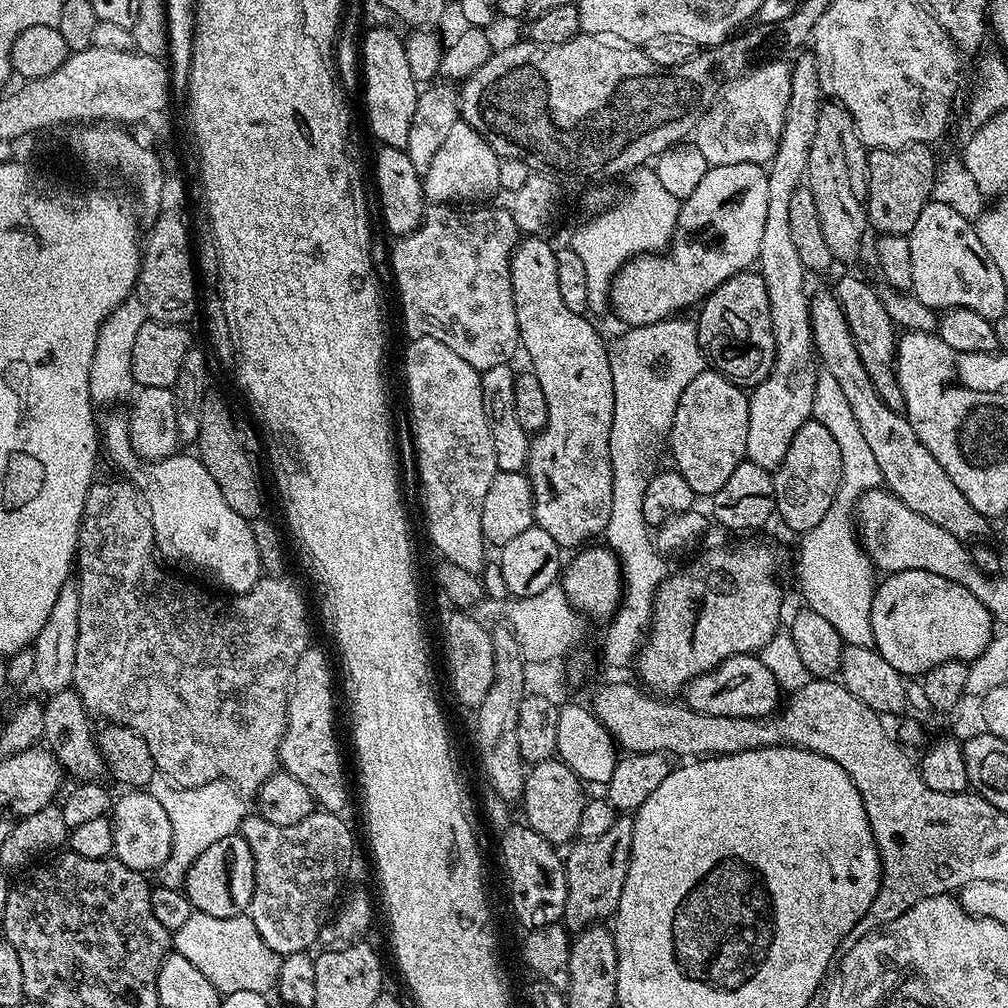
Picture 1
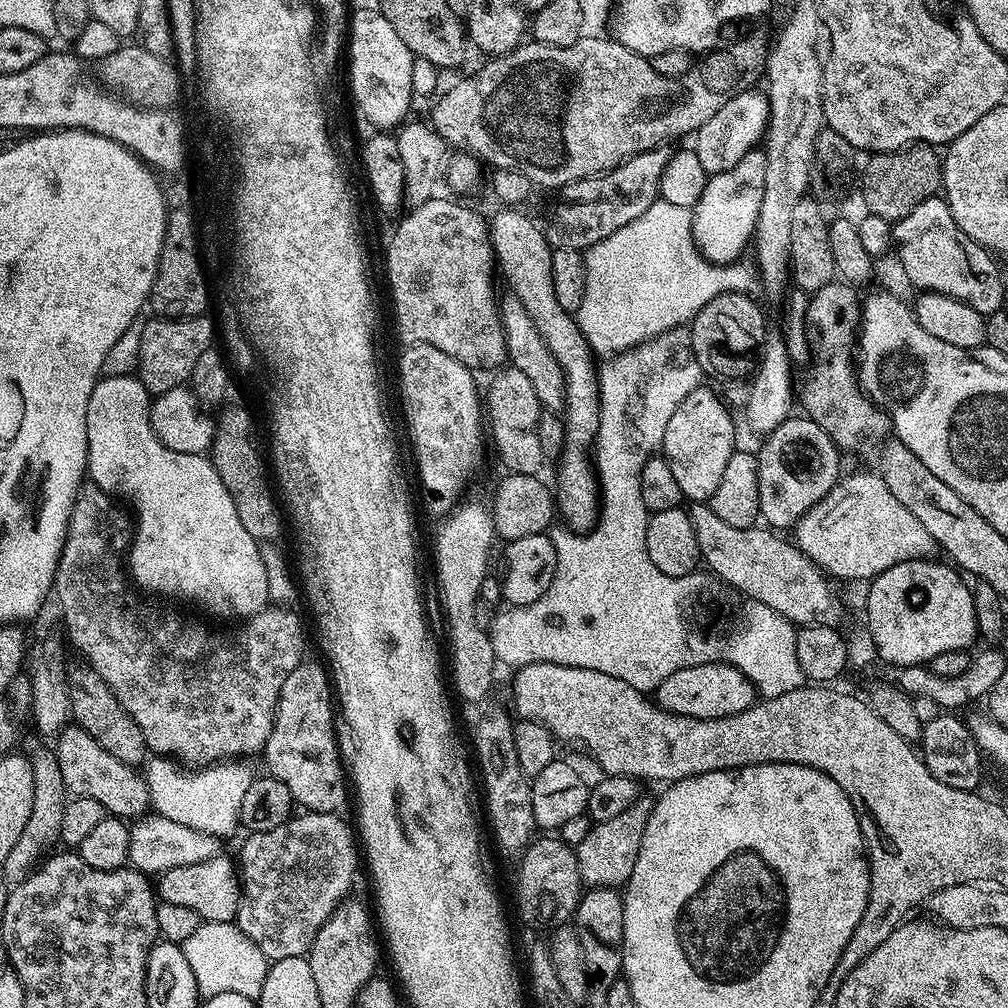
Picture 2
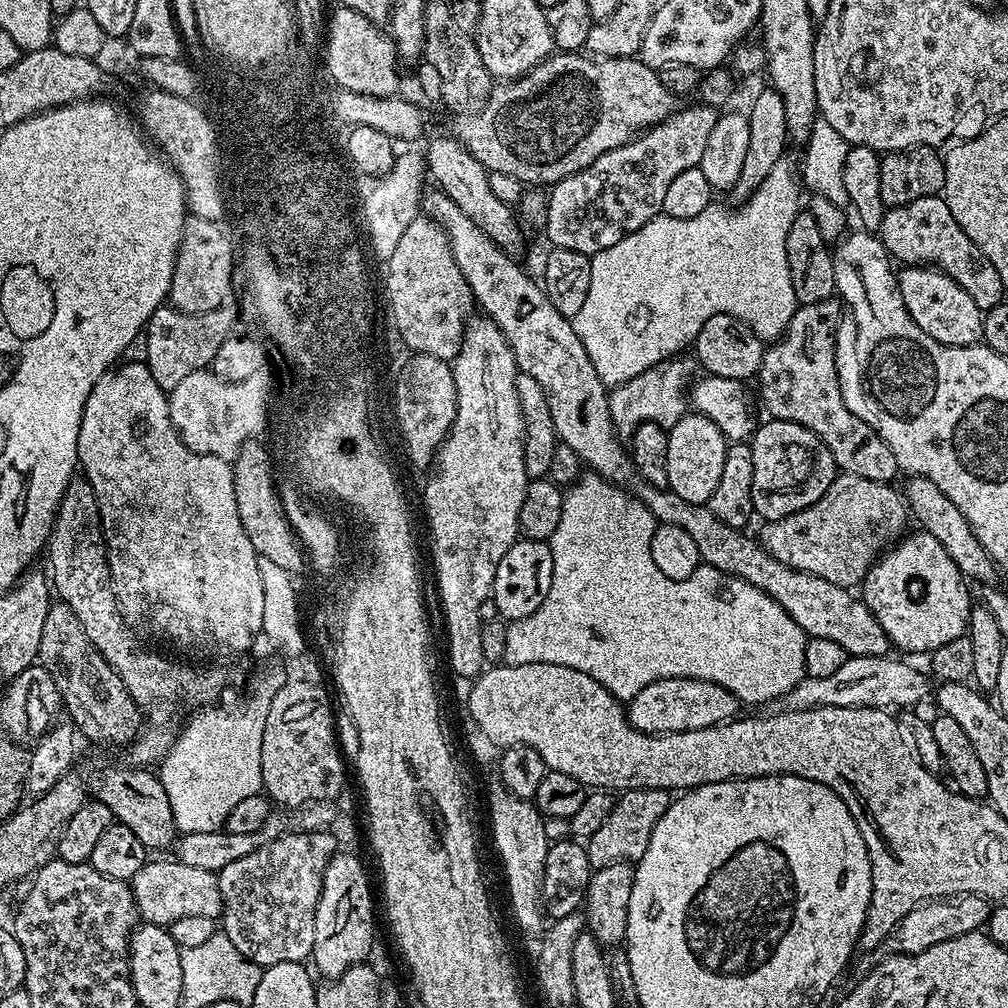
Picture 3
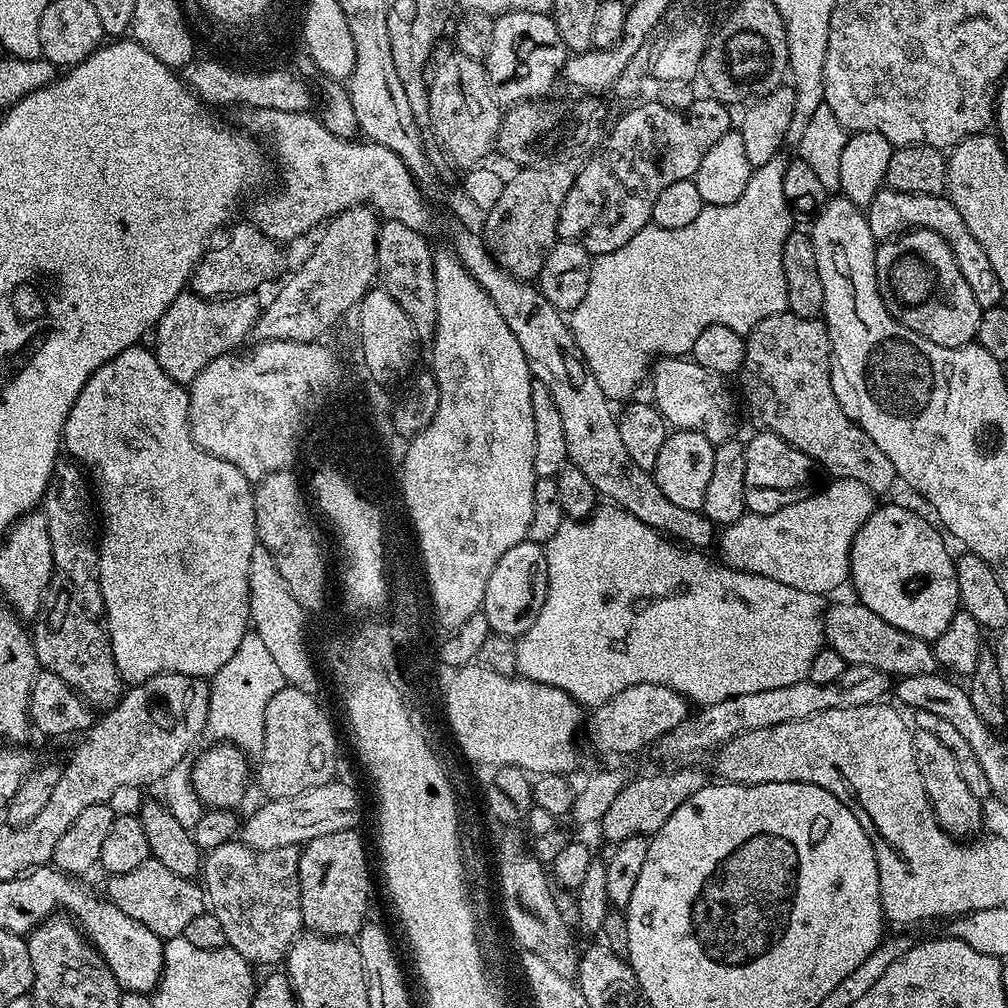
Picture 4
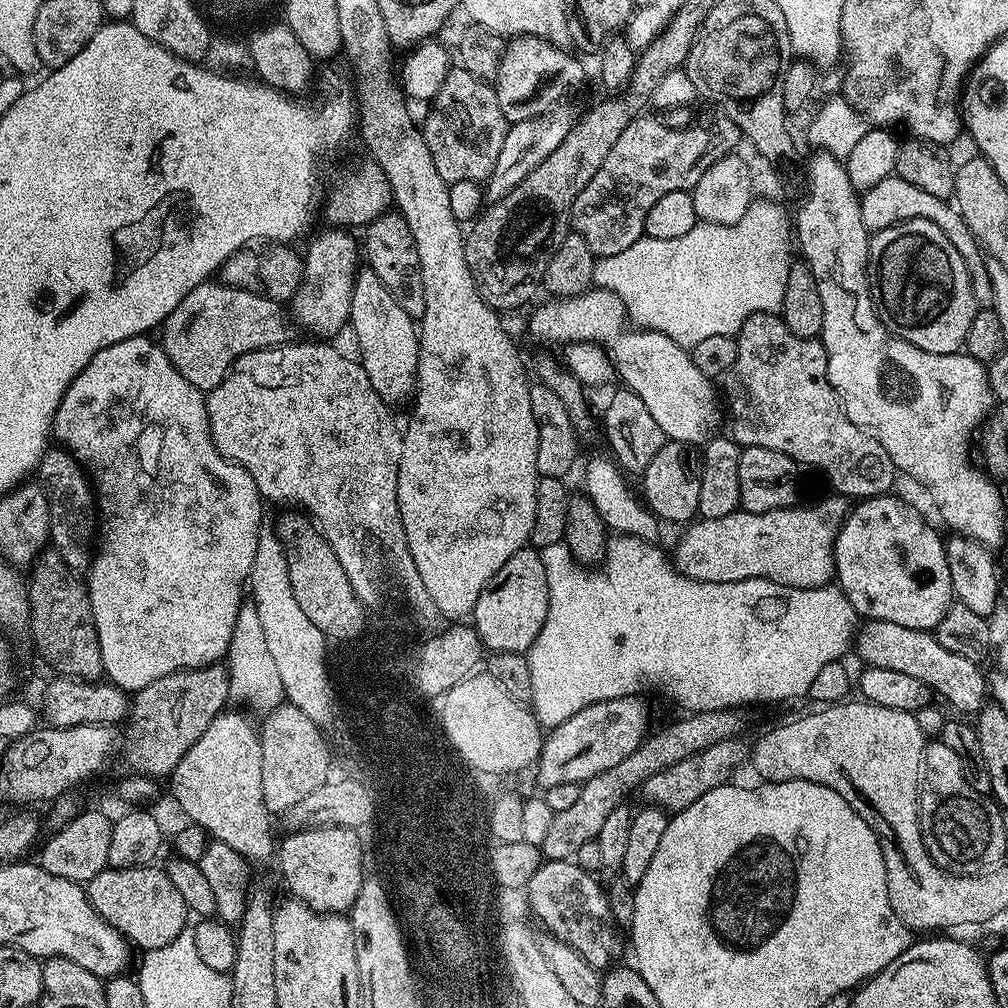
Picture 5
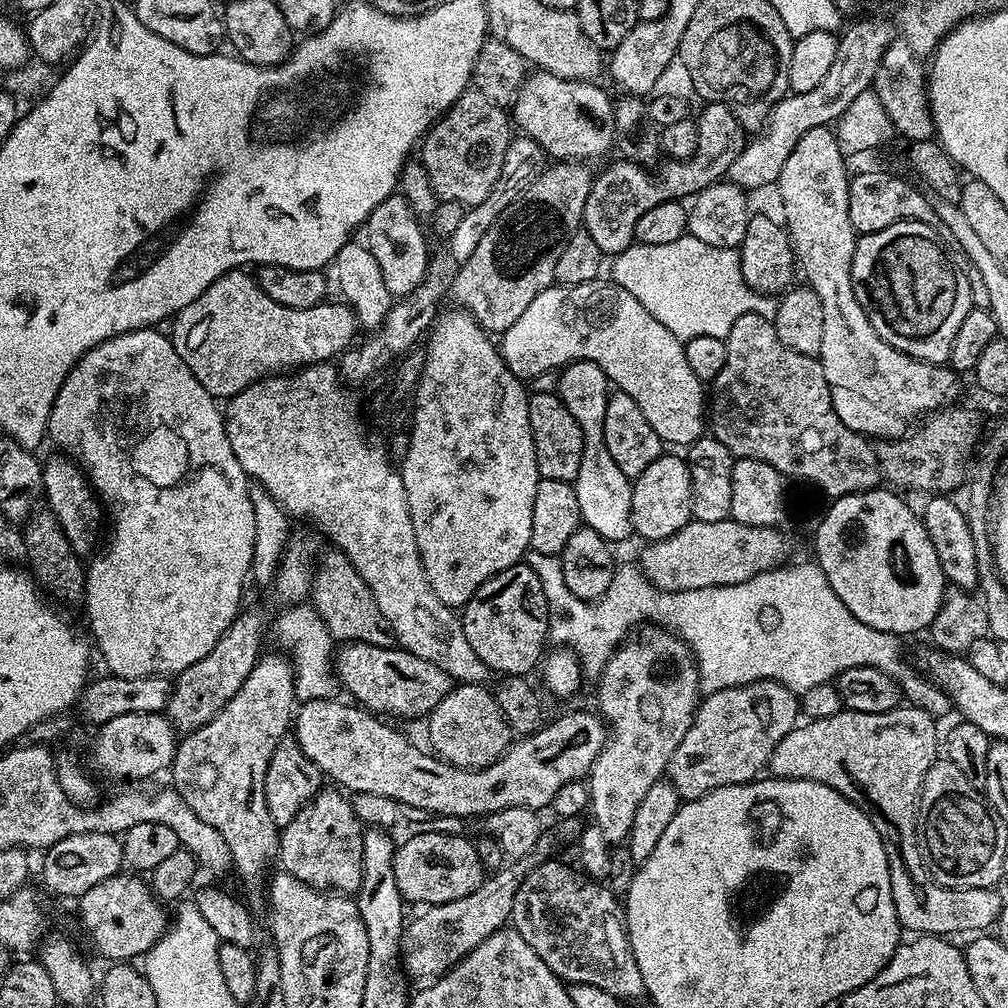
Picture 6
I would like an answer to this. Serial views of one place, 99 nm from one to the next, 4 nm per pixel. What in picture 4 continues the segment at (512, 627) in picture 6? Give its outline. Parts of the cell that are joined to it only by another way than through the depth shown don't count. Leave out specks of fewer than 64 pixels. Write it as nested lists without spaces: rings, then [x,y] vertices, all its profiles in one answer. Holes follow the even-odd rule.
[[[530,539],[518,542],[518,546],[510,546],[510,550],[498,558],[498,566],[494,566],[490,582],[486,582],[482,609],[491,631],[498,636],[513,638],[526,634],[526,630],[534,626],[534,618],[538,618],[542,602],[546,602],[547,589],[548,571],[543,547]]]

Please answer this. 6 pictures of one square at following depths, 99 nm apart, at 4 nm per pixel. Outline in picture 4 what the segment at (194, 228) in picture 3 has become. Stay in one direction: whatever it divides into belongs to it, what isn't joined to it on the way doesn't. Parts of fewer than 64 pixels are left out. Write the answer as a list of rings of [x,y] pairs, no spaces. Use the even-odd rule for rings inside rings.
[[[243,222],[221,244],[215,244],[205,251],[192,271],[190,288],[195,295],[223,298],[252,294],[257,291],[255,288],[262,287],[267,280],[279,281],[285,275],[284,252],[280,249],[283,247],[277,241],[264,236],[252,223]]]

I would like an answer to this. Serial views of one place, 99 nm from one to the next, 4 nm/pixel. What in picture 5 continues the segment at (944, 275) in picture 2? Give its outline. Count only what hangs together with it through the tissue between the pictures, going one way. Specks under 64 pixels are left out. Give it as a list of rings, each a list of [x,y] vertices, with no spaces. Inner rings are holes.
[[[893,174],[862,192],[860,209],[862,210],[862,222],[870,234],[881,232],[895,224],[905,224],[907,220],[913,220],[914,218],[934,222],[934,226],[938,226],[938,230],[942,230],[942,234],[946,234],[946,238],[950,238],[954,250],[958,250],[958,254],[962,254],[962,262],[966,262],[968,267],[977,305],[980,308],[991,308],[992,287],[990,286],[990,274],[986,274],[986,266],[984,265],[986,258],[982,253],[980,241],[970,230],[970,226],[966,226],[966,222],[960,217],[959,210],[949,201],[934,198],[934,194],[926,194],[926,190],[918,190],[918,186],[913,186],[901,176]]]

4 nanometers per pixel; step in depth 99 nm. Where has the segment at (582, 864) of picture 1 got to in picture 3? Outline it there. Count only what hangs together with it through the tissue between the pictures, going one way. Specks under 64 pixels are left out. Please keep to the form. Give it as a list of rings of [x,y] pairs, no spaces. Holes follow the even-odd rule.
[[[629,788],[621,791],[618,799],[613,803],[610,814],[602,822],[602,826],[598,826],[598,830],[593,836],[587,837],[586,847],[593,869],[610,866],[619,860],[635,862],[640,859],[642,854],[646,854],[646,846],[650,846],[650,834],[654,834],[654,826],[658,822],[658,818],[662,818],[662,814],[666,814],[669,803],[669,793],[663,788]]]

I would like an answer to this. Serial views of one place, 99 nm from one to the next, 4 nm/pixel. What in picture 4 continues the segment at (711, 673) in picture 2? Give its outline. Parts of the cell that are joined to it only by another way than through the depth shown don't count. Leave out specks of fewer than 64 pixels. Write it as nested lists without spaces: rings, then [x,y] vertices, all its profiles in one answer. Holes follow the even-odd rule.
[[[639,684],[622,690],[607,704],[600,705],[591,713],[592,721],[587,721],[586,732],[592,744],[600,752],[640,752],[655,744],[662,734],[674,730],[690,715],[689,701],[683,694],[661,684]]]

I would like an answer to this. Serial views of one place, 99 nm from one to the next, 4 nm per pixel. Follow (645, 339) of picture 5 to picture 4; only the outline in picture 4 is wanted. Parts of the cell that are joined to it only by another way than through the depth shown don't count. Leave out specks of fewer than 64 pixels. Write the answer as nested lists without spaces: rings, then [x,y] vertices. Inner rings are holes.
[[[661,357],[652,368],[653,401],[671,427],[702,433],[718,445],[735,435],[736,408],[721,373],[710,371],[697,362],[681,357]]]

